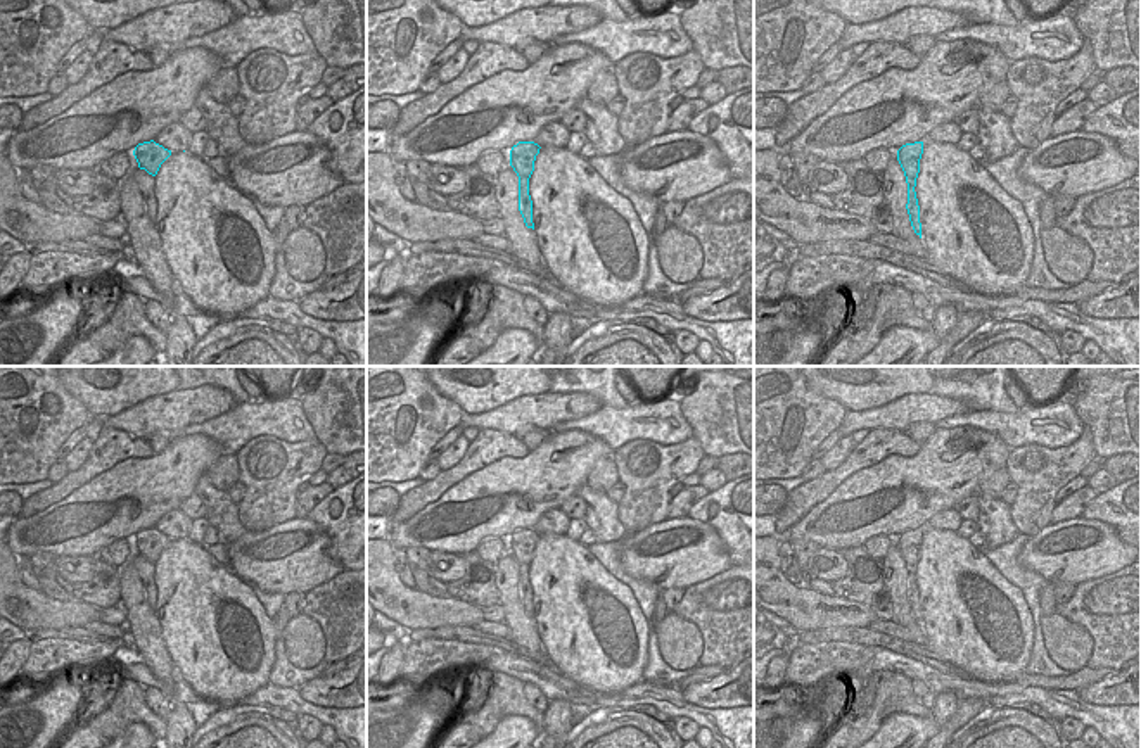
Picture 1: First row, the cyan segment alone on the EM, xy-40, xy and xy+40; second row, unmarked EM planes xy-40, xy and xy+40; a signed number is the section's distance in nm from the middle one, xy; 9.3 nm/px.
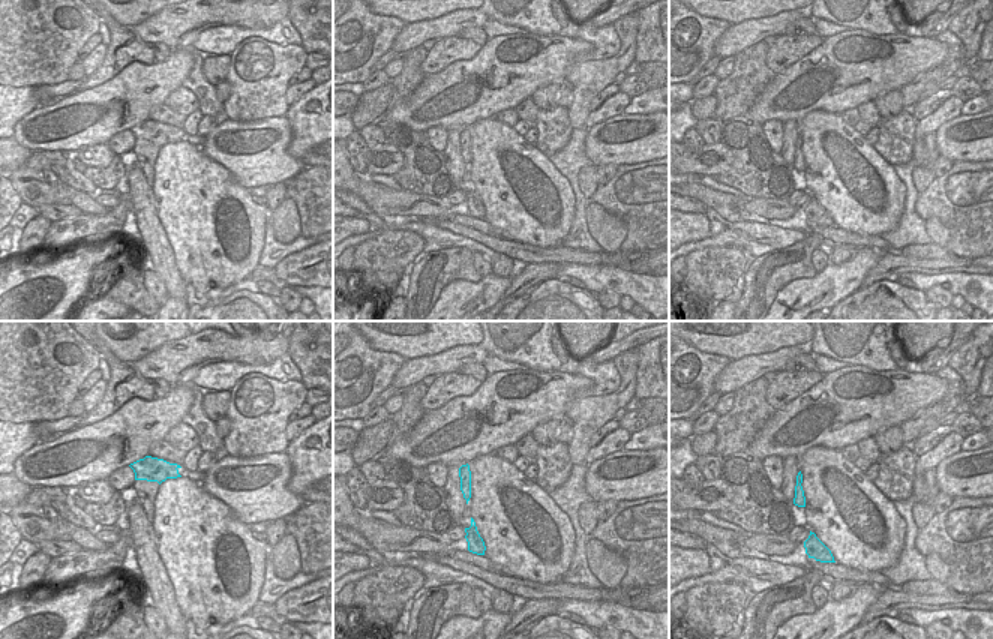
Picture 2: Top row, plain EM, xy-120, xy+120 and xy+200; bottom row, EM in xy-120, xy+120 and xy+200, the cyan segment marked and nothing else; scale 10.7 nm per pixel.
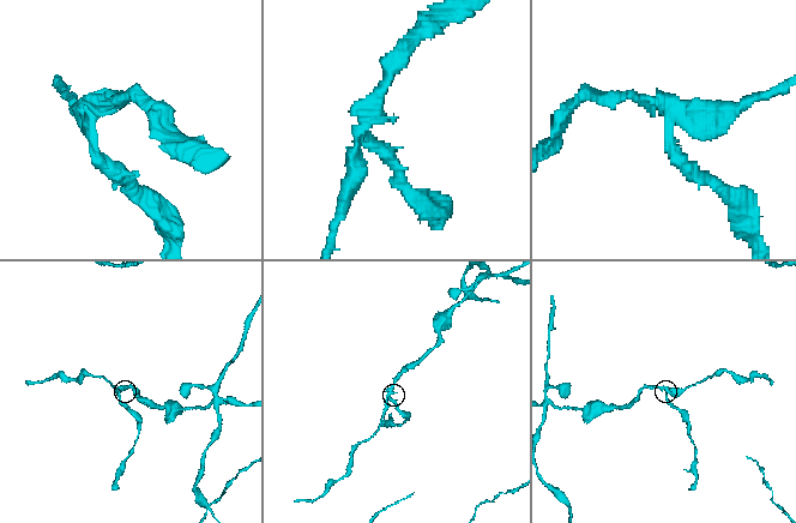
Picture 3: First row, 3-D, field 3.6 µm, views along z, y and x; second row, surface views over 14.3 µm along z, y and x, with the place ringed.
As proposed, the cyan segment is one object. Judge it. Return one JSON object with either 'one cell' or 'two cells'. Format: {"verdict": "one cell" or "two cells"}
{"verdict": "two cells"}

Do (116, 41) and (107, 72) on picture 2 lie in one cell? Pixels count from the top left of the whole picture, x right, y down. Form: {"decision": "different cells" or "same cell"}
{"decision": "same cell"}

